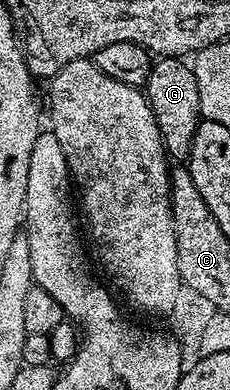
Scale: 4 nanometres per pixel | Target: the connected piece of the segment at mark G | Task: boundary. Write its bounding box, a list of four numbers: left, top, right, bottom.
[143,57,202,160]

